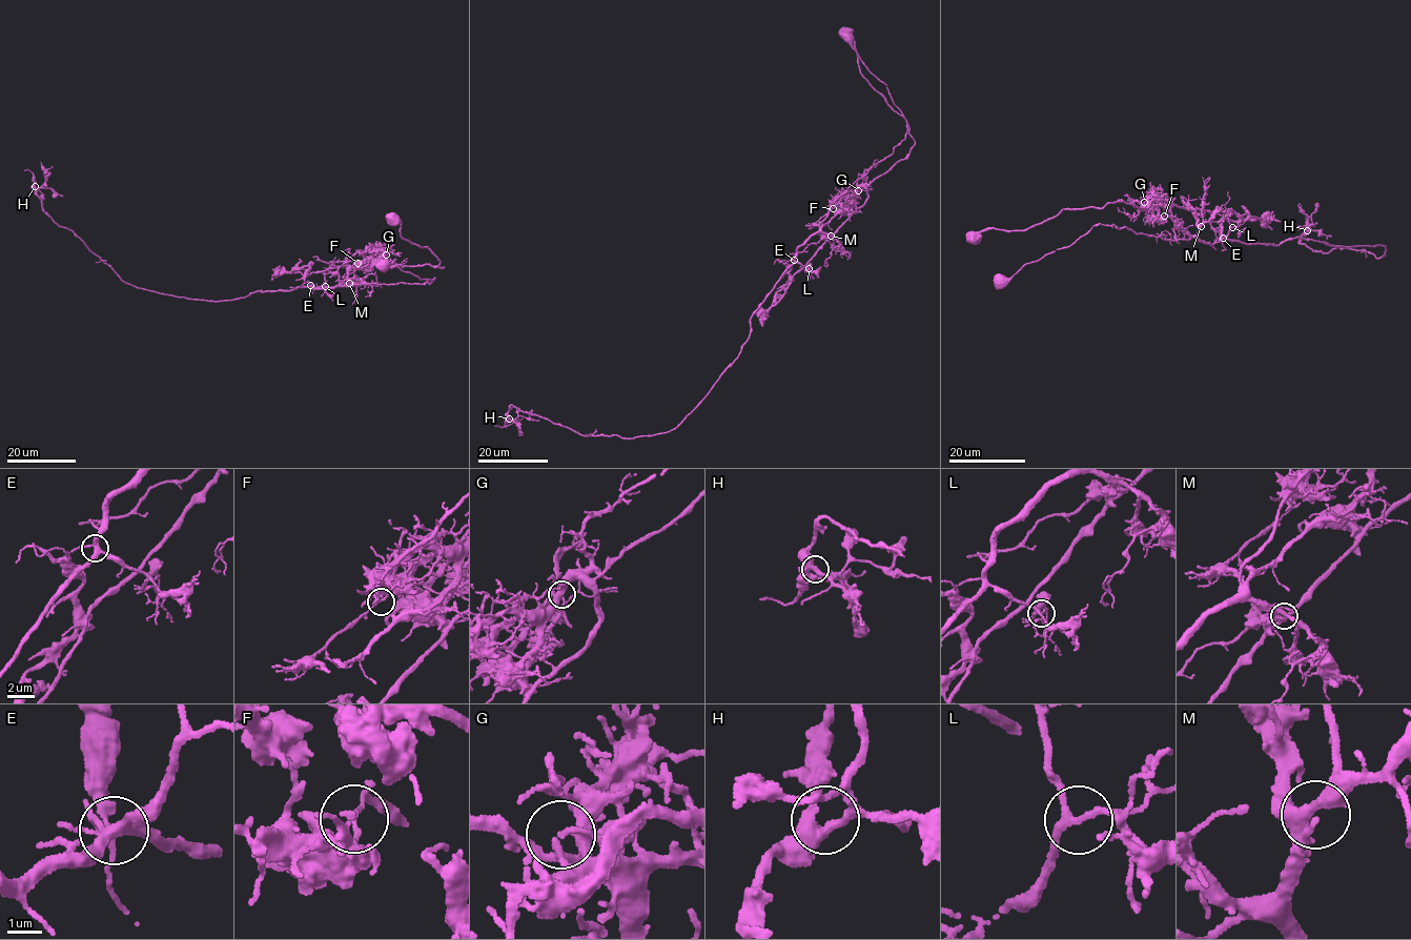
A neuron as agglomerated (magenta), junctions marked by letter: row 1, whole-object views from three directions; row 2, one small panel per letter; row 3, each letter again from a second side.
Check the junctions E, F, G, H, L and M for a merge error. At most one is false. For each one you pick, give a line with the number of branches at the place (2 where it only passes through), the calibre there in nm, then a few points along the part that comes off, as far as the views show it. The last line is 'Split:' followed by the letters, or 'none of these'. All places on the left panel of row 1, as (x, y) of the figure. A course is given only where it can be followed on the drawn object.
F: 2 | 100 nm | (359, 263), (343, 264), (328, 288), (229, 301), (137, 288), (46, 215), (34, 188), (45, 178), (41, 162)
Split: F

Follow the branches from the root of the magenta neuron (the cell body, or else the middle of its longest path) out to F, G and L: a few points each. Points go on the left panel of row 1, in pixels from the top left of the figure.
F: (394, 218), (400, 221), (401, 237), (429, 249), (444, 268), (385, 262), (361, 267), (359, 263)
G: (394, 218), (400, 221), (401, 237), (429, 249), (444, 267), (397, 265), (386, 254)
L: (394, 218), (401, 237), (429, 249), (444, 268), (380, 259), (364, 278), (311, 285), (325, 286)

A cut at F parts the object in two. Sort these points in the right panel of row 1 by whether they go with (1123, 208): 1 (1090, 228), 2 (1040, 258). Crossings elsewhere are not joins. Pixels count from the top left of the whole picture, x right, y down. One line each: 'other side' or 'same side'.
1: other side
2: other side

